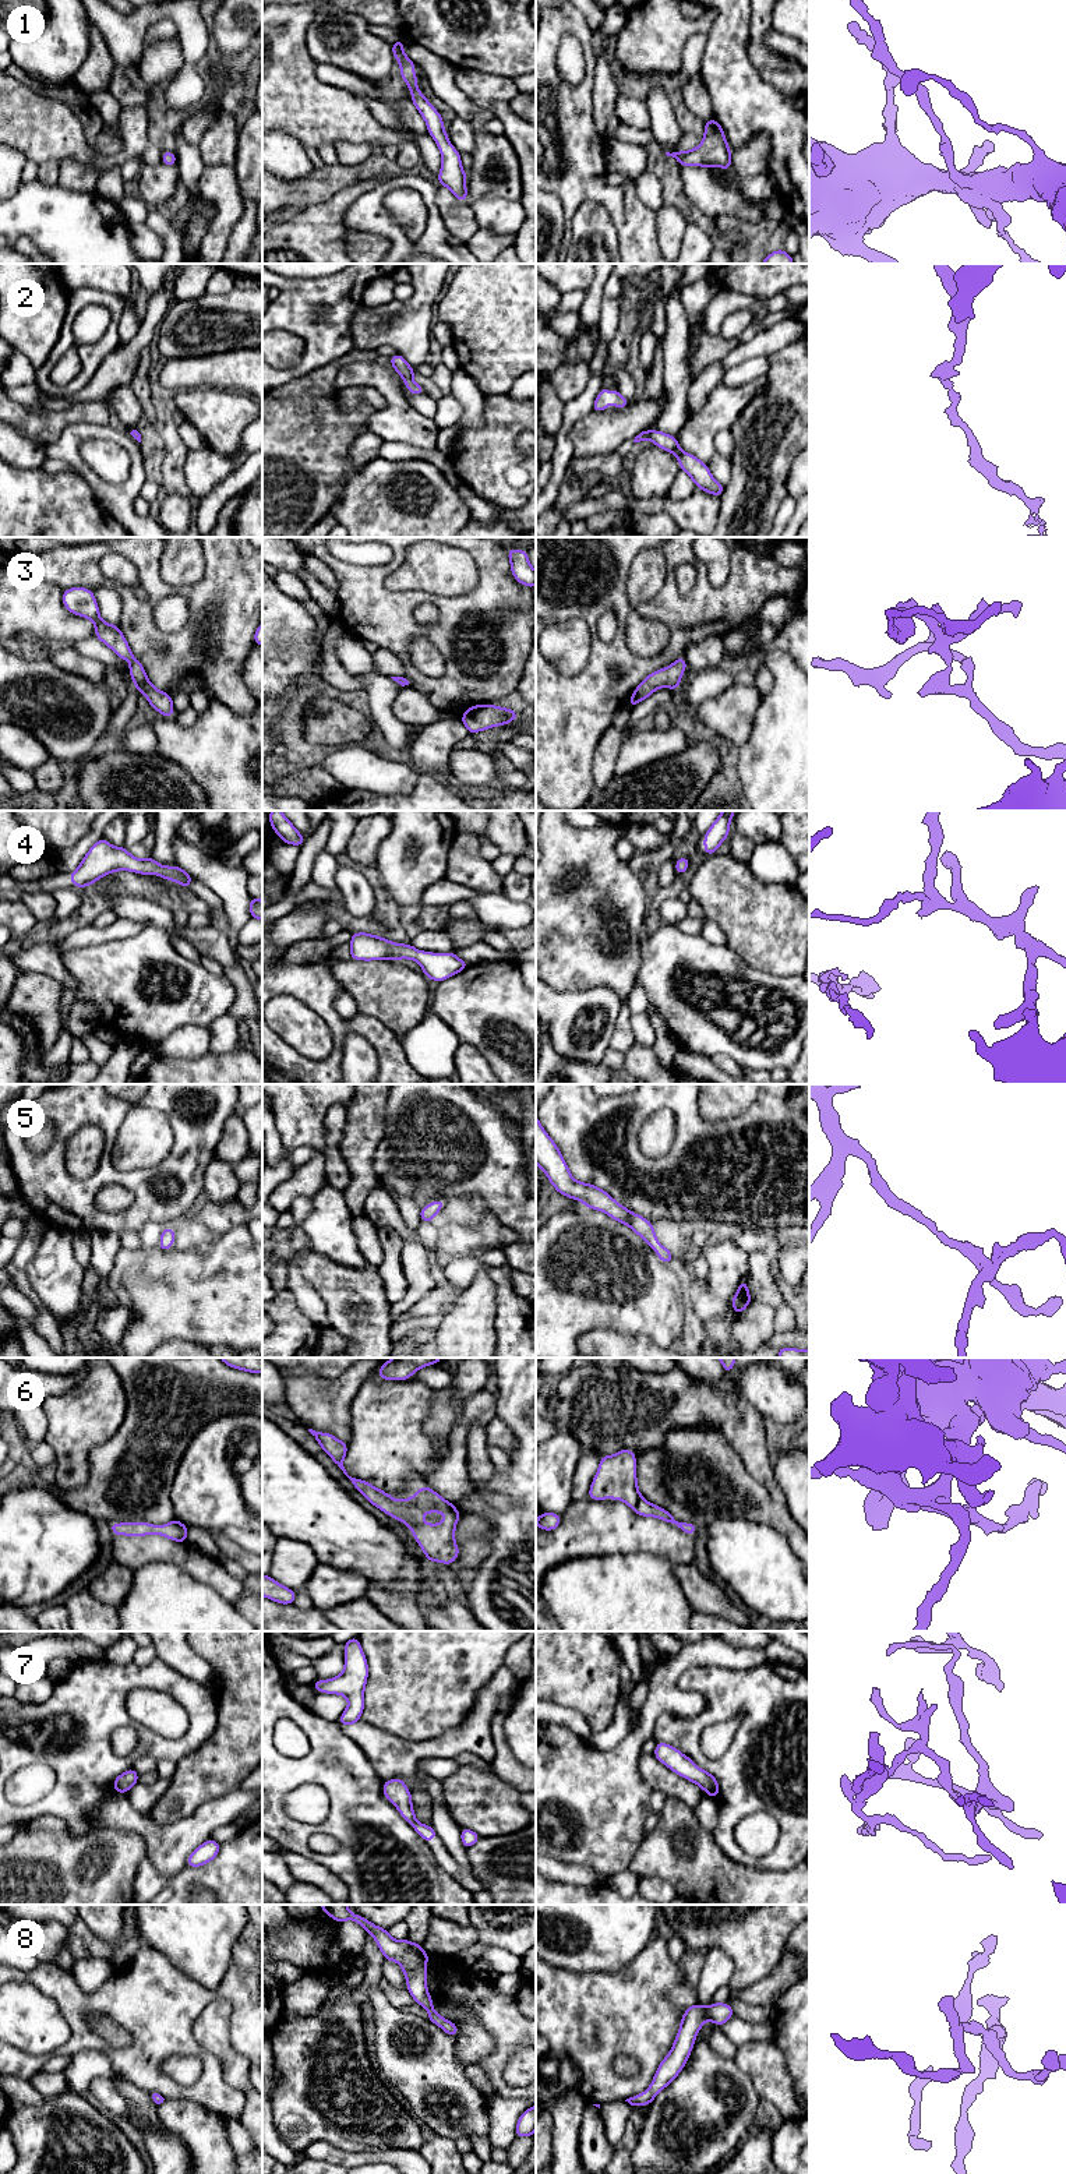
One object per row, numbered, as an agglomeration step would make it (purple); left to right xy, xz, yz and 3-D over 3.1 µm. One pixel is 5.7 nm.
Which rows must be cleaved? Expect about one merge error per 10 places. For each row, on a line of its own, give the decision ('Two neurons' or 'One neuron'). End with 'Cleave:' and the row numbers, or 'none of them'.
1: One neuron
2: One neuron
3: One neuron
4: One neuron
5: One neuron
6: One neuron
7: One neuron
8: One neuron
Cleave: none of them

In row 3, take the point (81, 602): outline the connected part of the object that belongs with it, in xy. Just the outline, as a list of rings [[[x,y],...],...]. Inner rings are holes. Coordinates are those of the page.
[[[71,587],[63,590],[64,607],[75,614],[92,620],[95,624],[95,636],[109,646],[120,659],[130,663],[130,675],[134,687],[142,692],[149,705],[162,716],[174,716],[170,694],[156,689],[148,680],[140,660],[133,657],[131,649],[119,629],[119,625],[105,622],[99,615],[99,608],[92,590],[85,587]]]

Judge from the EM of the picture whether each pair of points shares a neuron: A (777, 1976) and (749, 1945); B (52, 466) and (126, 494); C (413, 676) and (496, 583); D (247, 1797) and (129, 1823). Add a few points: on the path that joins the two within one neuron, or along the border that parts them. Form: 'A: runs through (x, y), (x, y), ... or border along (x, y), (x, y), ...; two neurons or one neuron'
A: border along (784, 1951), (777, 1965), (769, 1973), (745, 1987); two neurons
B: border along (48, 456), (62, 459), (77, 472); two neurons
C: runs through (445, 677), (451, 671), (448, 641), (463, 616); one neuron
D: runs through (218, 1813), (209, 1816), (191, 1832), (158, 1832); one neuron

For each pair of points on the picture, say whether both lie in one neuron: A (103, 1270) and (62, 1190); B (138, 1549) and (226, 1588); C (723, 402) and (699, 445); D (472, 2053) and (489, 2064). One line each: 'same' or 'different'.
A: different
B: same
C: same
D: different

